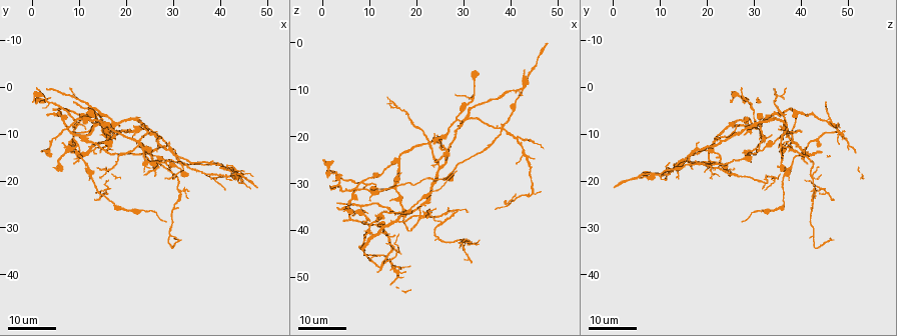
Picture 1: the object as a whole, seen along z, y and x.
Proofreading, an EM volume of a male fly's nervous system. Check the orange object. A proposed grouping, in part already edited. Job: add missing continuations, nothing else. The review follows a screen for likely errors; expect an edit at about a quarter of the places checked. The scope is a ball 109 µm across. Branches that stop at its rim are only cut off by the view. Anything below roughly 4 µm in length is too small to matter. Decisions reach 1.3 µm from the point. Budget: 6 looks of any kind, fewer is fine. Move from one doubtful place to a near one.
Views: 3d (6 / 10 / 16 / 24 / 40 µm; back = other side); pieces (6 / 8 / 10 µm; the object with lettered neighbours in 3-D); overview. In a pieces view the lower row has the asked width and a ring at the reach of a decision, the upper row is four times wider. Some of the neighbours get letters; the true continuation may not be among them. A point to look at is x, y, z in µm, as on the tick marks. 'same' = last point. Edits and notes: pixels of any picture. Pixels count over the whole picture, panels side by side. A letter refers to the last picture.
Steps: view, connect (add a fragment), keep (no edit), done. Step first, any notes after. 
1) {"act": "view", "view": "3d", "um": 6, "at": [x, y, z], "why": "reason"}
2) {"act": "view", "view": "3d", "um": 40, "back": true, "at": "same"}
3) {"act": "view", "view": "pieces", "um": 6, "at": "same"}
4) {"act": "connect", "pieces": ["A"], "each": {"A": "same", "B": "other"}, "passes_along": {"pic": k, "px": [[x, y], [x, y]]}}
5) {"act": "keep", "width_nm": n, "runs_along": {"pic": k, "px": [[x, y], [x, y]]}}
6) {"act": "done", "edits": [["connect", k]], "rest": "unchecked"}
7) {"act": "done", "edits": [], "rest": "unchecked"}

{"act": "view", "view": "3d", "um": 24, "at": [24.0, 19.0, 25.0], "why": "tapers out"}

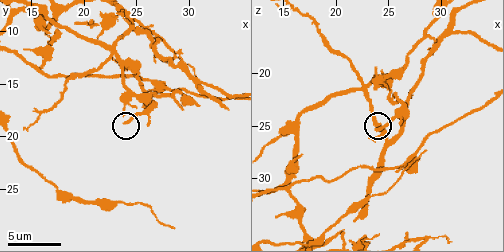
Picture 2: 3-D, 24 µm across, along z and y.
{"act": "view", "view": "pieces", "um": 10, "at": [23.8, 18.6, 25.2], "why": "what lies round it"}

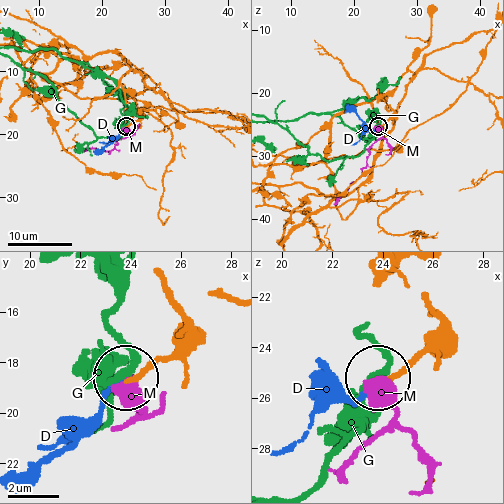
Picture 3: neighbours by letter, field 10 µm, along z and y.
{"act": "connect", "pieces": ["D"], "width_nm": 200, "each": {"D": "same", "G": "other", "M": "other"}, "passes_along": {"pic": 3, "px": [[442, 322], [404, 365], [354, 402], [326, 371]]}, "found": "the cell continues"}

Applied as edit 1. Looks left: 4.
{"act": "view", "view": "3d", "um": 24, "at": [31.5, 32.5, 46.5], "why": "long arm stops here"}

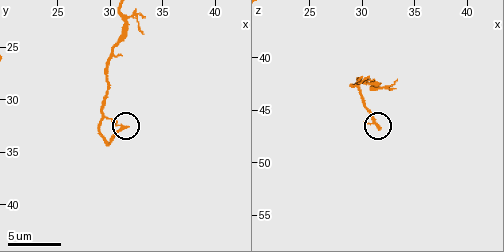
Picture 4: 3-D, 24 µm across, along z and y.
{"act": "view", "view": "pieces", "um": 8, "at": [31.8, 32.6, 47.0], "why": "what lies round it"}

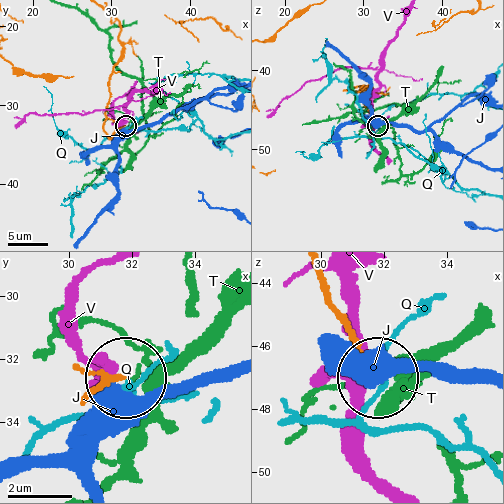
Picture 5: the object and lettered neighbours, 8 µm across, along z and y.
{"act": "keep", "each": {"J": "other", "Q": "other", "T": "other", "V": "other"}, "runs_along": {"pic": 5, "px": [[123, 50], [109, 83], [103, 130], [110, 138], [124, 126]]}, "found": "none of them fits"}

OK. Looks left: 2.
{"act": "view", "view": "pieces", "um": 6, "at": [16.4, 10.0, 27.8], "why": "free end"}

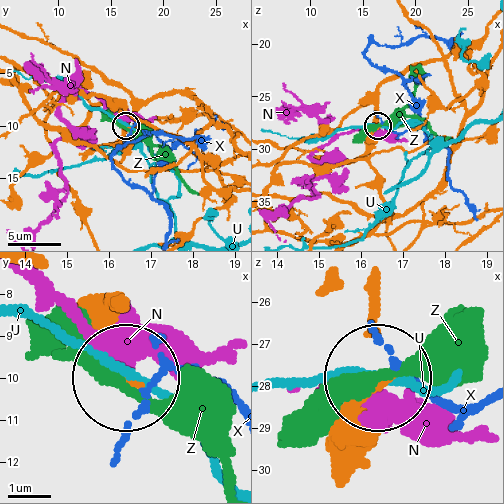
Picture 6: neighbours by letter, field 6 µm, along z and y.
{"act": "keep", "width_nm": 140, "each": {"N": "other", "U": "other", "X": "other", "Z": "other"}, "runs_along": {"pic": 6, "px": [[334, 430], [373, 380]]}, "found": "none of them fits"}

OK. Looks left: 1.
{"act": "done", "edits": [["connect", 3]], "rest": "unchecked"}

